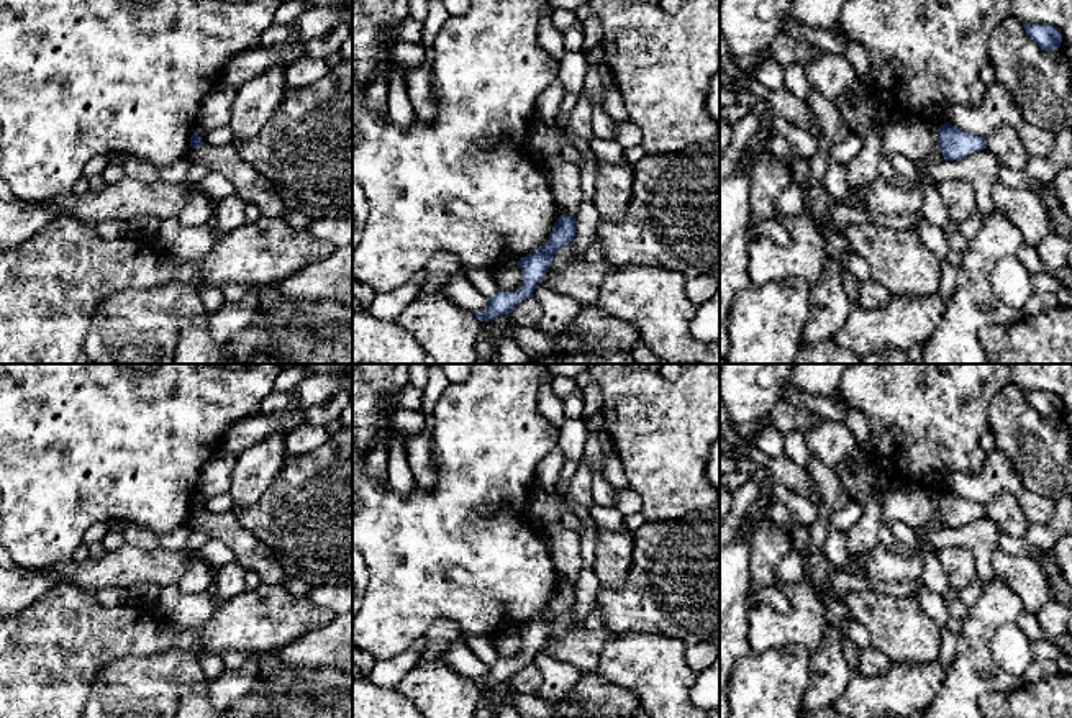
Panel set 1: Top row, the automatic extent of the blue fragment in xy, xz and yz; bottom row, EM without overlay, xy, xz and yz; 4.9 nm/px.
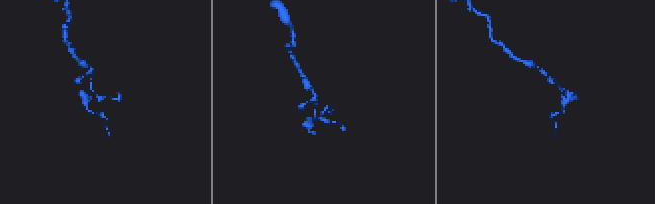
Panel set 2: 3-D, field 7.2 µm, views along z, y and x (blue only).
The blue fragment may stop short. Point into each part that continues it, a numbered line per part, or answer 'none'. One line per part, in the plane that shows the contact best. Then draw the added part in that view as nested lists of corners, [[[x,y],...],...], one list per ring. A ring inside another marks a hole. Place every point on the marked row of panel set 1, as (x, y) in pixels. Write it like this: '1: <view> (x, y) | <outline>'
none

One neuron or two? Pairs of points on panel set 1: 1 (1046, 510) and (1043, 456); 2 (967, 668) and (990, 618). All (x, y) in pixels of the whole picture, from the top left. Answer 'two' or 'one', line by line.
1: two
2: one

